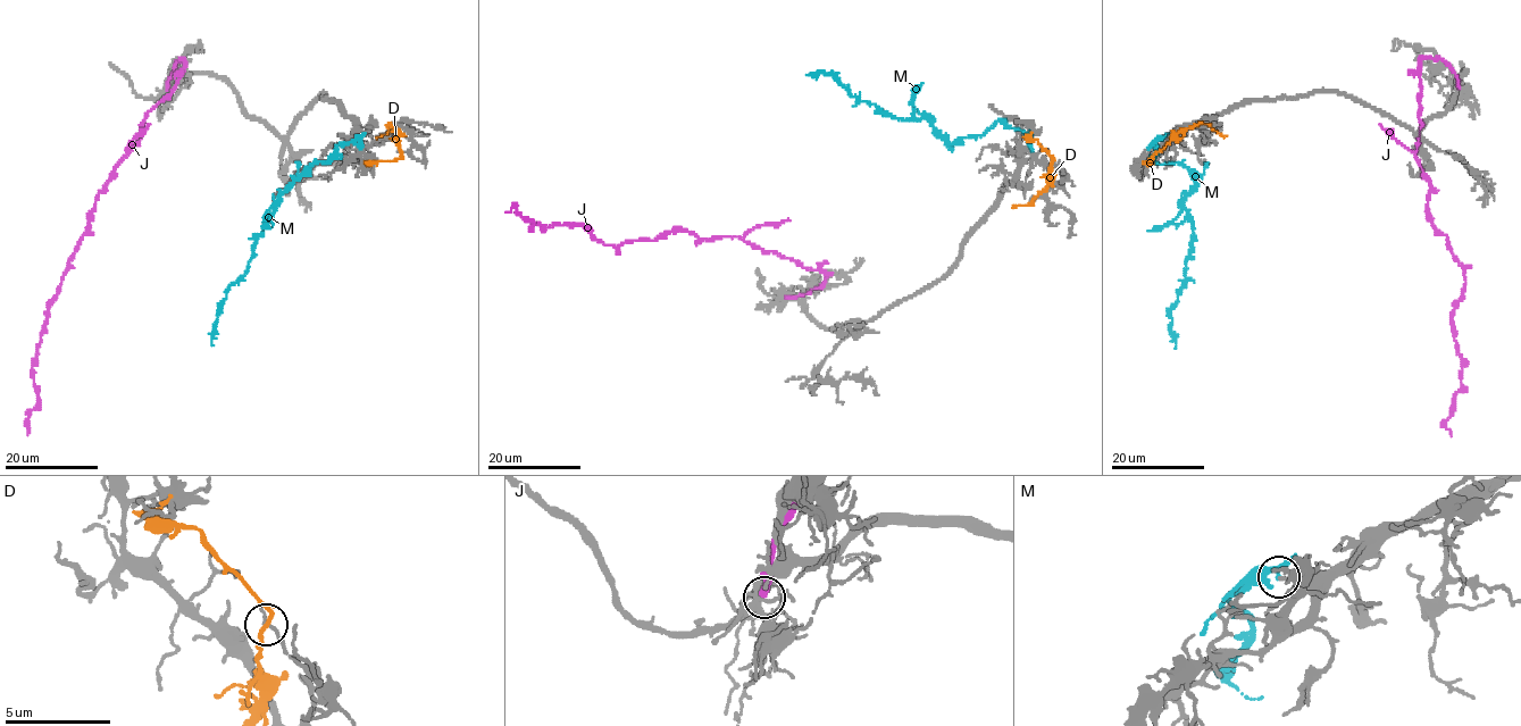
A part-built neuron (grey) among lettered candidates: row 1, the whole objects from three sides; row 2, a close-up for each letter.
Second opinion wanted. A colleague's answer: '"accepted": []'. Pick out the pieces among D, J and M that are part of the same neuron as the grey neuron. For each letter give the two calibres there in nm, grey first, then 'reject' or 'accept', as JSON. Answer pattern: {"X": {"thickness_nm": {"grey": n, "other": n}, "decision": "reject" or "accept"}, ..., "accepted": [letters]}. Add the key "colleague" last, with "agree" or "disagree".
{"D": {"thickness_nm": {"grey": 180, "other": 170}, "decision": "reject"}, "J": {"thickness_nm": {"grey": 100, "other": 320}, "decision": "reject"}, "M": {"thickness_nm": {"grey": 240, "other": 280}, "decision": "reject"}, "accepted": [], "colleague": "agree"}

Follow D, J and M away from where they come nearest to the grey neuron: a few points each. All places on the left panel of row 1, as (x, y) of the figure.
D: (400, 152), (393, 125), (389, 124), (387, 134), (376, 136)
J: (166, 91), (182, 58), (175, 88), (145, 114), (98, 192), (49, 307), (27, 434)
M: (360, 138), (337, 148), (325, 164), (306, 168), (278, 198), (244, 275), (220, 306), (212, 345)

